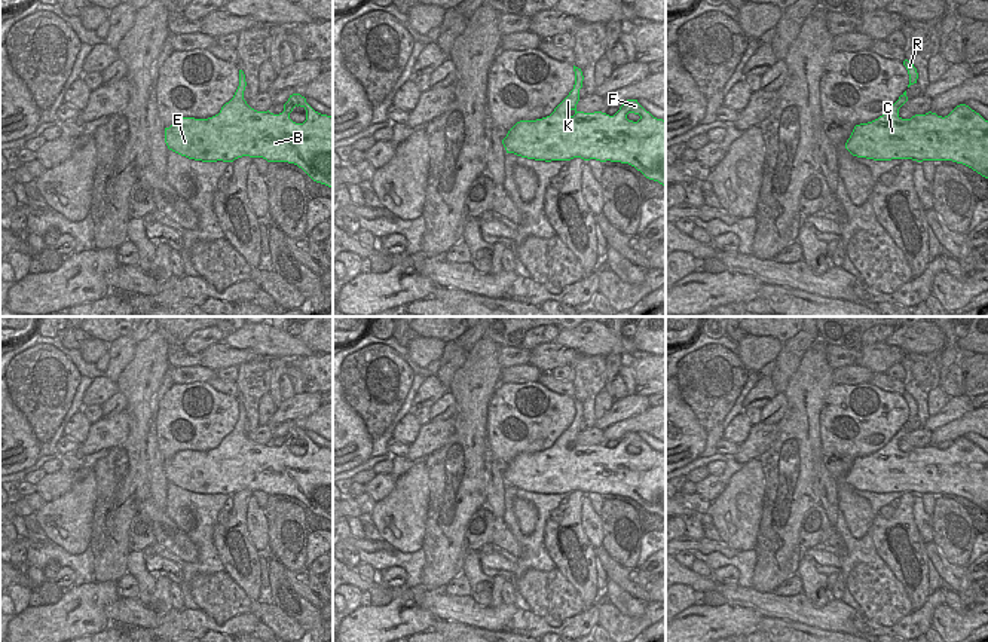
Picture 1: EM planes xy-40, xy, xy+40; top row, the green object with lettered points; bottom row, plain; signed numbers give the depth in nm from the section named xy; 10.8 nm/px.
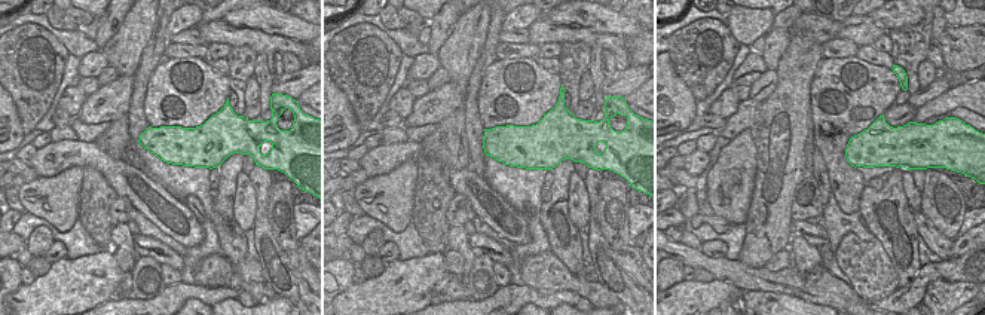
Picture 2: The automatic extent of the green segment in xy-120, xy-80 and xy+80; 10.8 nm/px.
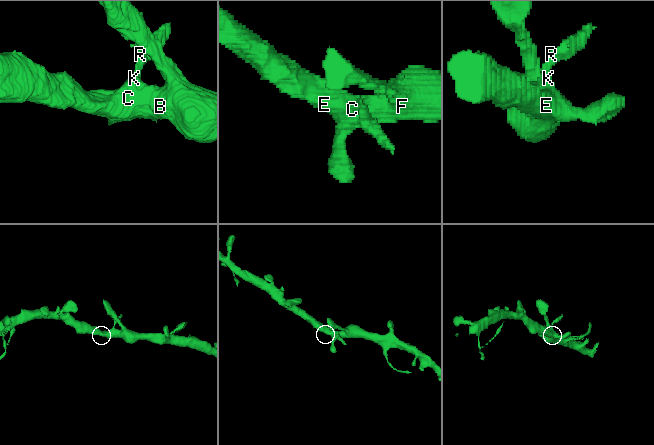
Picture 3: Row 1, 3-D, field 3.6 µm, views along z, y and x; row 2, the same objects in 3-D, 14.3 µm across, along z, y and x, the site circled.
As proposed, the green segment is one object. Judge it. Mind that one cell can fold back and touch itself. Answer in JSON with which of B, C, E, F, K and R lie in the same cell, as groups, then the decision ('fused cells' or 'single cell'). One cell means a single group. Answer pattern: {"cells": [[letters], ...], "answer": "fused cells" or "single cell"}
{"cells": [["B", "C", "E", "F", "K", "R"]], "answer": "single cell"}

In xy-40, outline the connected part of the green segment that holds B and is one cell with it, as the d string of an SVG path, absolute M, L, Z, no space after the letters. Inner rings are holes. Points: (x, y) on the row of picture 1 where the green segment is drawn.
M239 70L239 86L218 114L181 117L165 128L168 149L202 162L233 162L242 156L288 162L333 189L333 117L315 111L300 94L290 95L279 114L257 111L244 100L245 86ZM296 106L306 110L303 123L290 119Z

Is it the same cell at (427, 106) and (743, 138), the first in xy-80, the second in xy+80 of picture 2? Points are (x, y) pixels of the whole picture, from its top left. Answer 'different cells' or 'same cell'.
different cells

